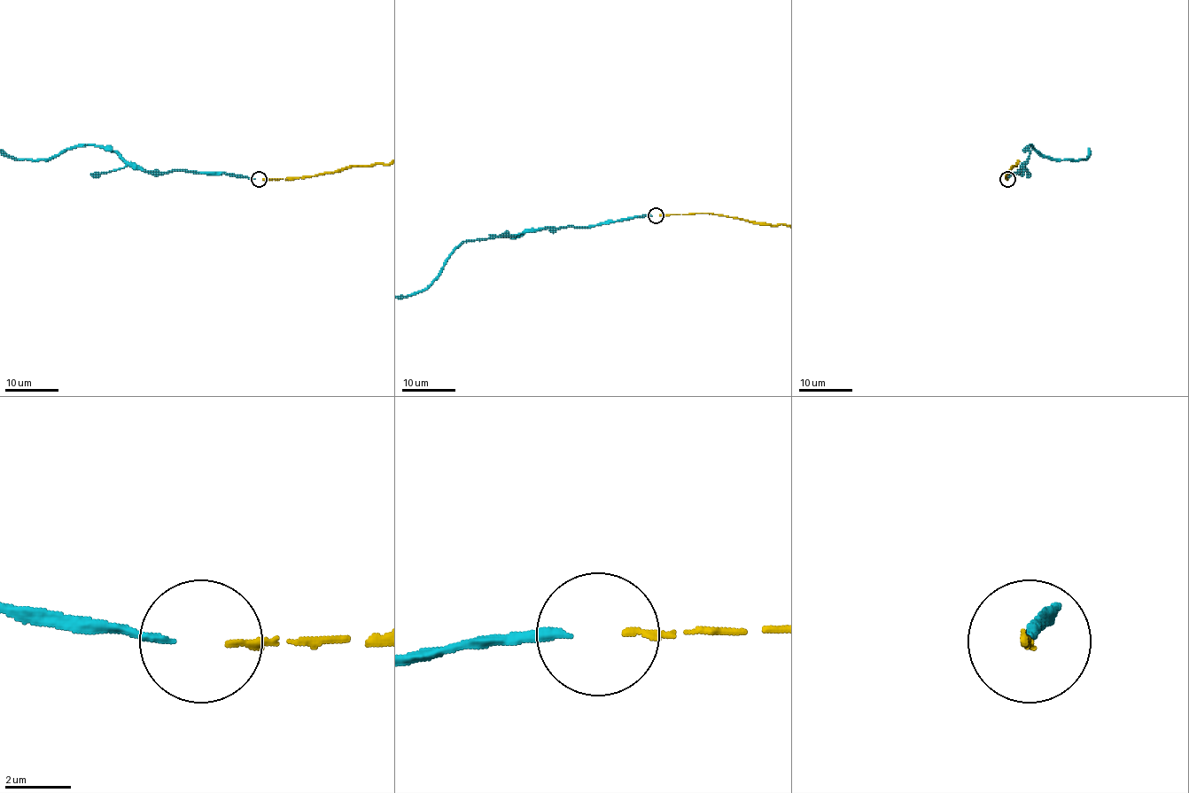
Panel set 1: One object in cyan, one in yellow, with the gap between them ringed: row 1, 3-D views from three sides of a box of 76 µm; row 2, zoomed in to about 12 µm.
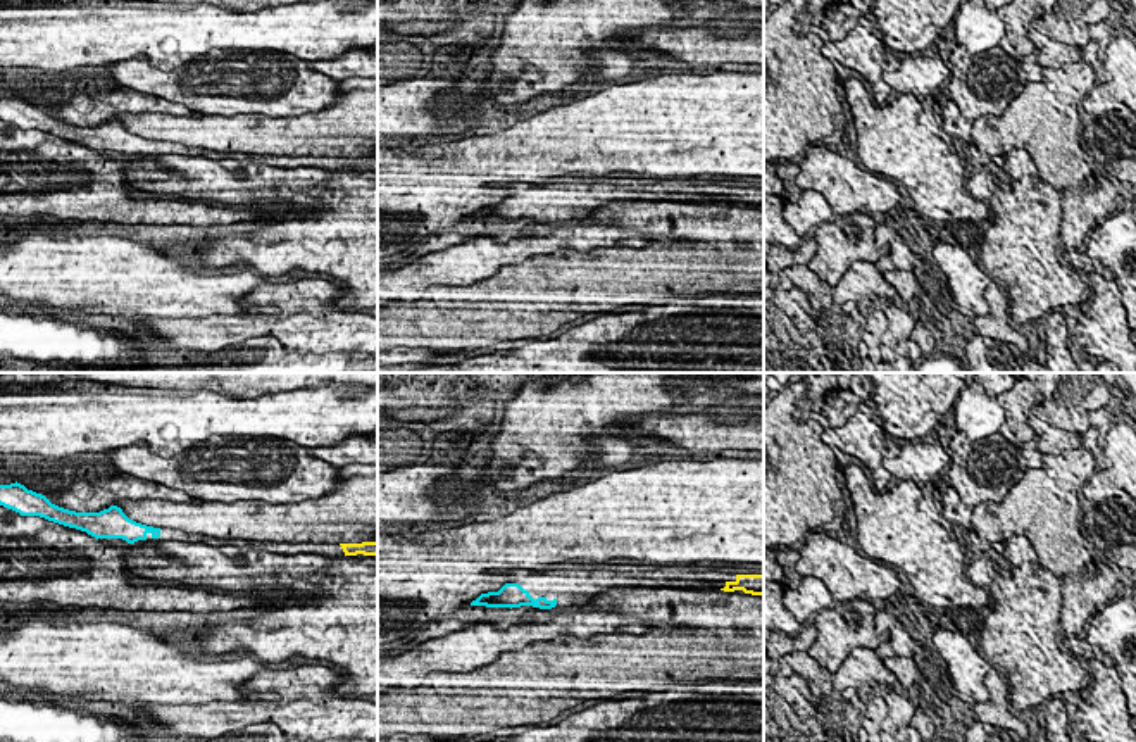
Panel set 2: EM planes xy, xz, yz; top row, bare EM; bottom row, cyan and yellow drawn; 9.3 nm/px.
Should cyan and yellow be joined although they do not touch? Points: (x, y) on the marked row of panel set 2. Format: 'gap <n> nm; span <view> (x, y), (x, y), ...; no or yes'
gap 1550 nm; span xz (555, 599), (721, 589); yes

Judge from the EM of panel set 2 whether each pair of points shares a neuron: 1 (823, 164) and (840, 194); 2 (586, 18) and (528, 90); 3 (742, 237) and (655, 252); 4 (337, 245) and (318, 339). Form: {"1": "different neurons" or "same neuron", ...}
{"1": "same neuron", "2": "same neuron", "3": "same neuron", "4": "different neurons"}

